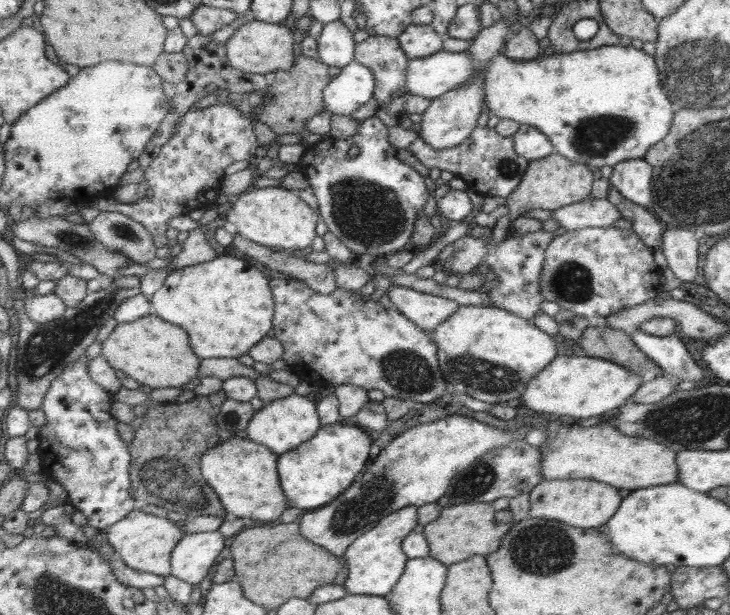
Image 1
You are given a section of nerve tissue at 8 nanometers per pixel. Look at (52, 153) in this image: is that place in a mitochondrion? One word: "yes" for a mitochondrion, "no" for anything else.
no

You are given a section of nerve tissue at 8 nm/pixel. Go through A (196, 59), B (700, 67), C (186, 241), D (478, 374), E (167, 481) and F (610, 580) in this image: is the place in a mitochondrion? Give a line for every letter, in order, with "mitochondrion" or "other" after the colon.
A: other
B: mitochondrion
C: other
D: mitochondrion
E: mitochondrion
F: other

